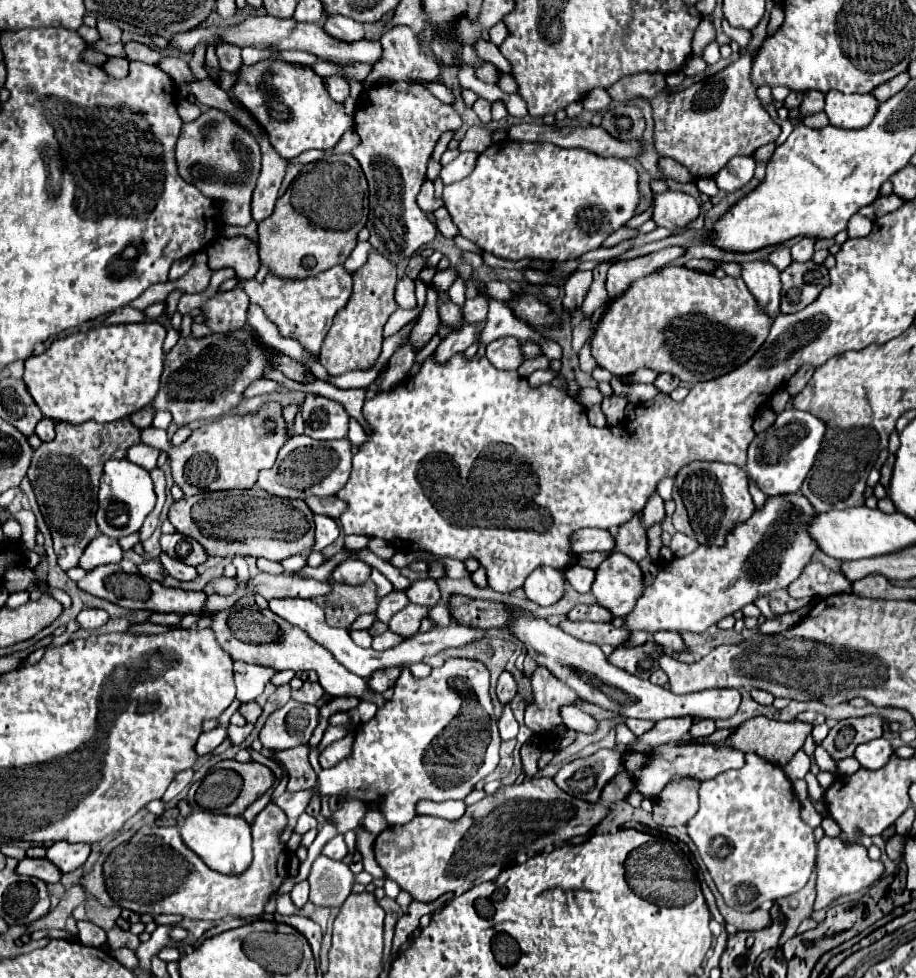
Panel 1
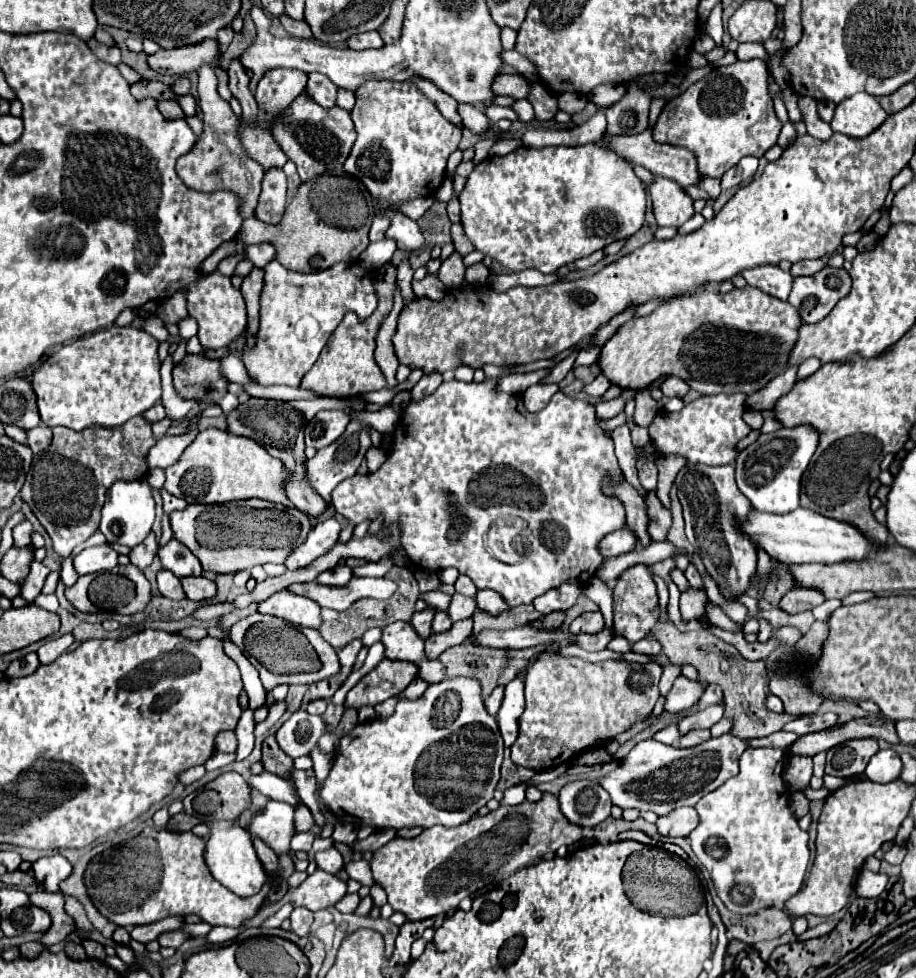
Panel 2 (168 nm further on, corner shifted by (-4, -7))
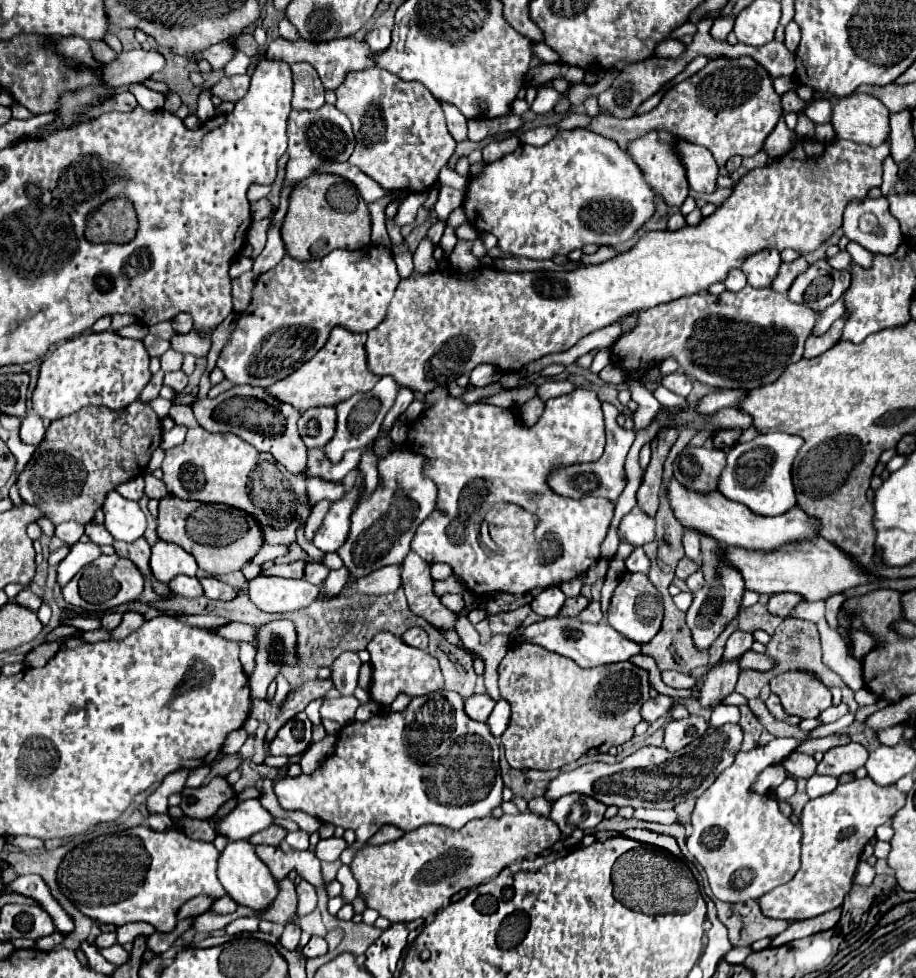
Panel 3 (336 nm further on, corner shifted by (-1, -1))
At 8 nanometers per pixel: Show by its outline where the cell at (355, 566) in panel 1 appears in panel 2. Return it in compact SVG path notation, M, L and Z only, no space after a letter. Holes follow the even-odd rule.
M337 565L329 571L323 571L319 577L317 577L317 583L321 585L347 585L347 581L351 579L351 569L347 565Z

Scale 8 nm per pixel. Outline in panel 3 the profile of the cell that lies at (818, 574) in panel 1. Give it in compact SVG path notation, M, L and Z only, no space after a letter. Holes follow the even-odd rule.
M776 593L776 595L772 595L770 601L768 601L768 611L770 611L772 615L786 617L786 615L790 615L790 611L792 611L798 603L802 603L802 601L804 601L804 597L800 597L798 593Z

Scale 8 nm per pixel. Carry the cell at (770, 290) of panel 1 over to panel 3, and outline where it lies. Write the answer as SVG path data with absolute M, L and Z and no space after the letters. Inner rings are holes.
M760 251L756 255L750 255L742 271L748 277L748 285L752 287L772 287L772 281L778 275L780 269L780 253L778 251Z

